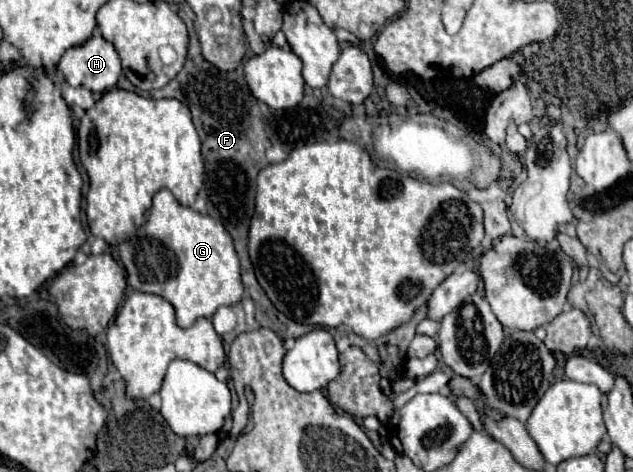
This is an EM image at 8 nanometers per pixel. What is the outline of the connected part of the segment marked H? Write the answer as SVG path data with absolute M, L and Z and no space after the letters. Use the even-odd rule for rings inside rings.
M93 33L85 45L73 47L61 57L55 75L73 87L85 85L95 93L103 93L115 87L121 75L121 59L101 33Z

